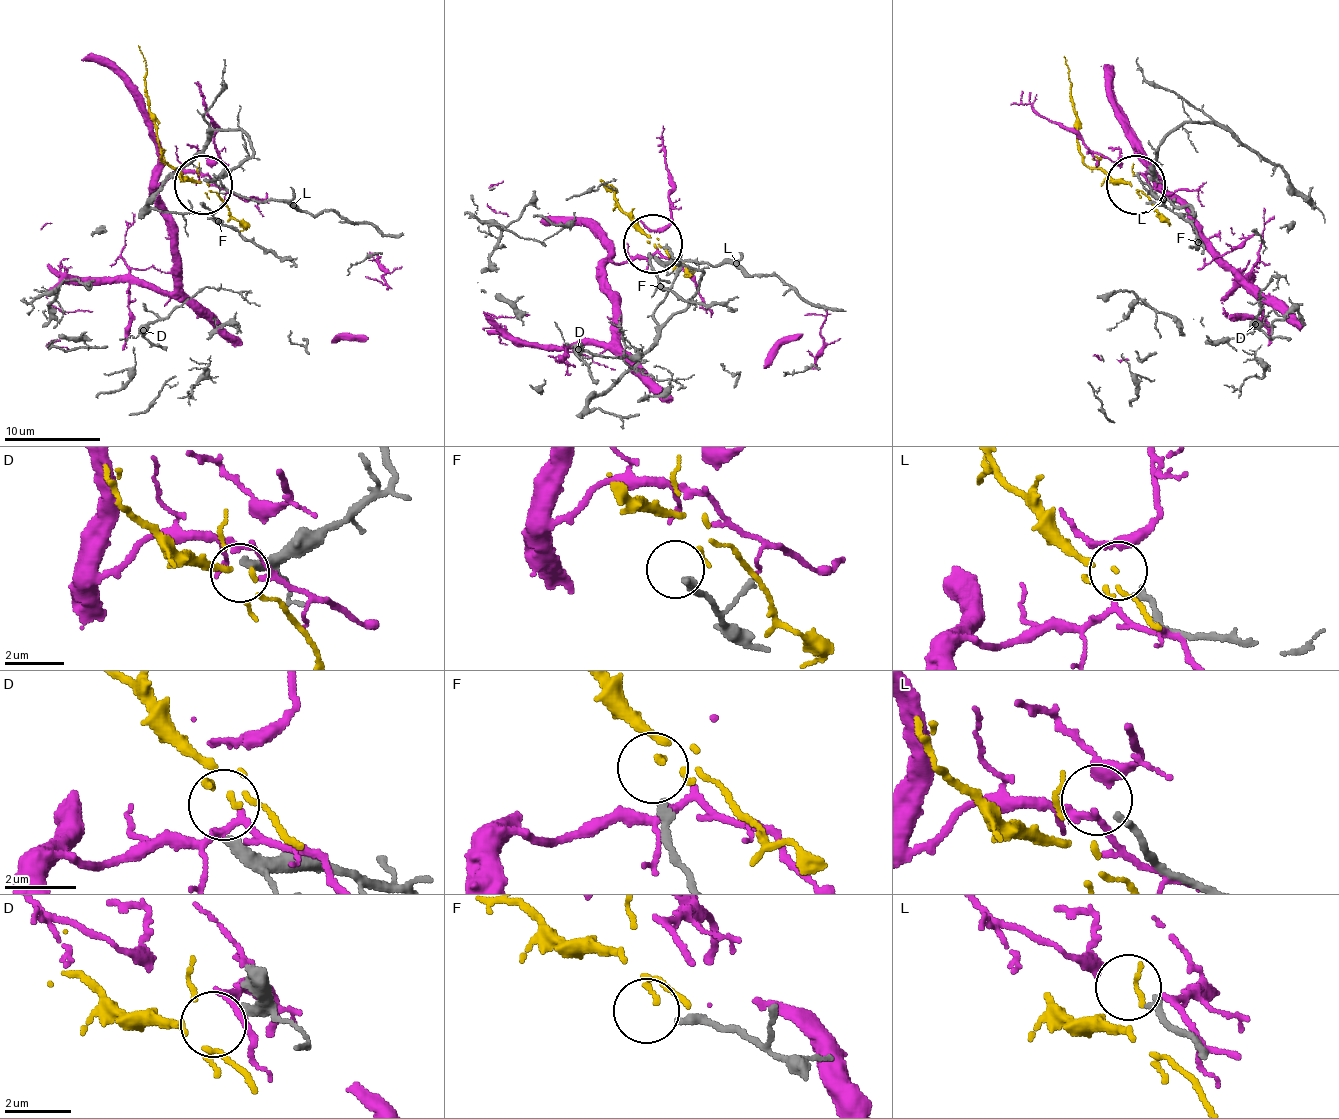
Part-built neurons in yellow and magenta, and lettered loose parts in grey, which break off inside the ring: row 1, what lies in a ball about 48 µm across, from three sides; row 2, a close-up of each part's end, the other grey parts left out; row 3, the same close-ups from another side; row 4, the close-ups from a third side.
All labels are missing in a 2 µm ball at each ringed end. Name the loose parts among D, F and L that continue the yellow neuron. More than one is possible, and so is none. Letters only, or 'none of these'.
D

